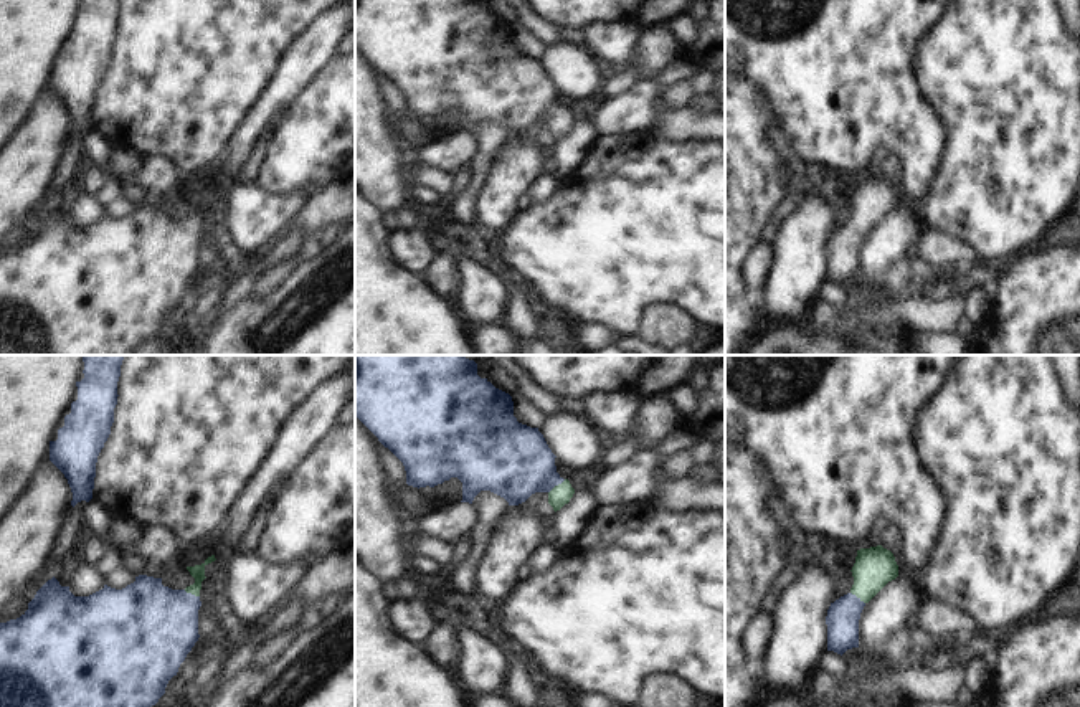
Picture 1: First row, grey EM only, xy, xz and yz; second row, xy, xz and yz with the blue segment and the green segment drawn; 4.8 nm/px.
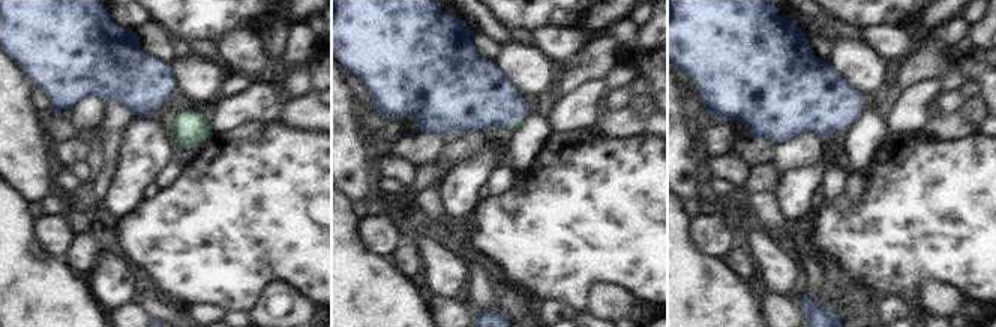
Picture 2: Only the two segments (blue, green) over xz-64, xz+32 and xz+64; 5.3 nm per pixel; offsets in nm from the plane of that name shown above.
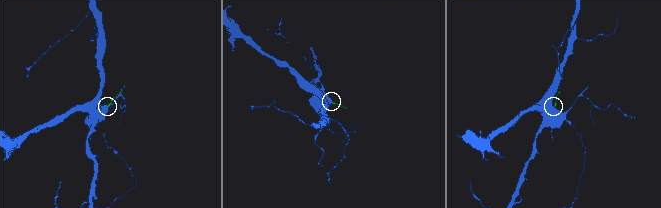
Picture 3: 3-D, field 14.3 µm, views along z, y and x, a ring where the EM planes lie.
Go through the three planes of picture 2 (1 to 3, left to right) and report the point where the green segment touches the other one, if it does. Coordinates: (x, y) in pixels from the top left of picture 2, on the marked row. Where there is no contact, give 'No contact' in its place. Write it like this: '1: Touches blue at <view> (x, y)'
1: No contact
2: Touches blue at xz+32 (515, 120)
3: No contact.

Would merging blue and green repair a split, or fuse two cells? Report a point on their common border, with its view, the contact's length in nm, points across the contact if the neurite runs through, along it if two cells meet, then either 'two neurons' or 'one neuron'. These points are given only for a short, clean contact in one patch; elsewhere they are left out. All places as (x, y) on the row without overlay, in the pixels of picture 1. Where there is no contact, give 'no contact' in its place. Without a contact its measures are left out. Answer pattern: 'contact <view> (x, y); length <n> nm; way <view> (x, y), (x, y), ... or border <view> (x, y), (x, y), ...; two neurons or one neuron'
contact xz (557, 114); length 110 nm; way xz (514, 91), (557, 114), (558, 126); one neuron

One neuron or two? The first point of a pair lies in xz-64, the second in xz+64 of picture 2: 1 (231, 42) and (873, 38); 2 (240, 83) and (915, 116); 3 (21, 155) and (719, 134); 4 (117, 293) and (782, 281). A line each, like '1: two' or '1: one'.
1: one
2: two
3: two
4: one

